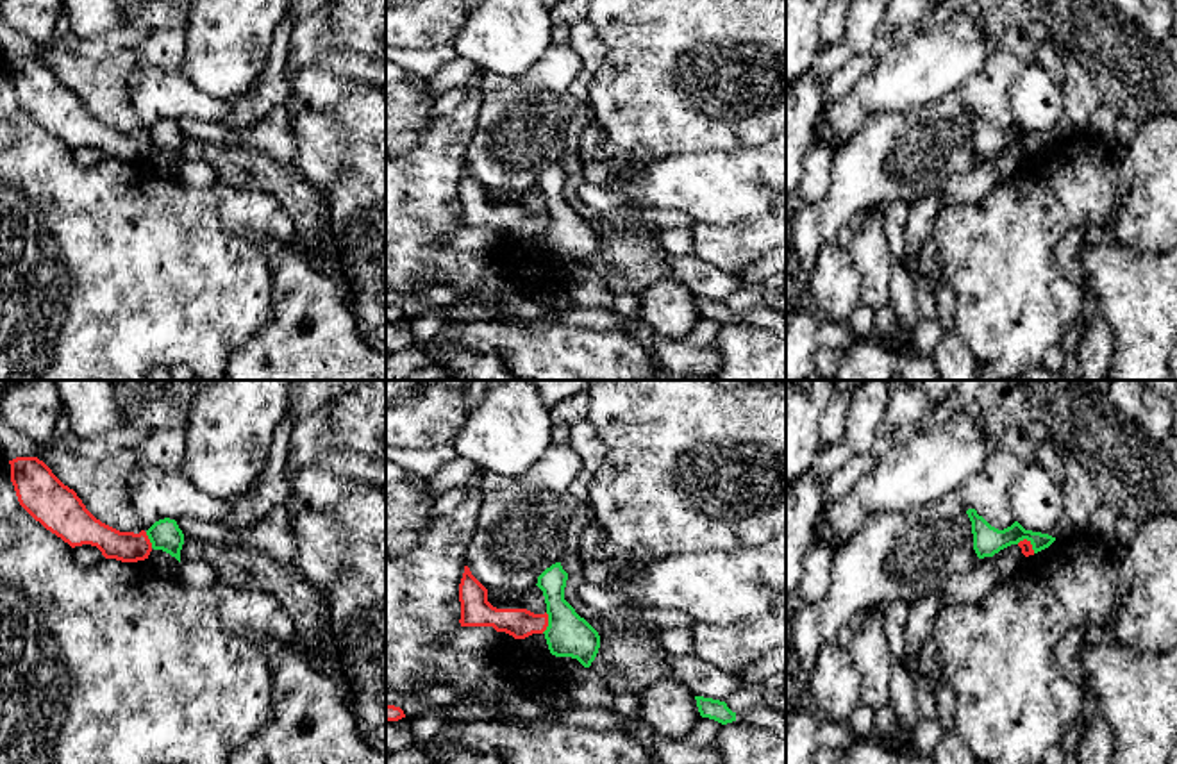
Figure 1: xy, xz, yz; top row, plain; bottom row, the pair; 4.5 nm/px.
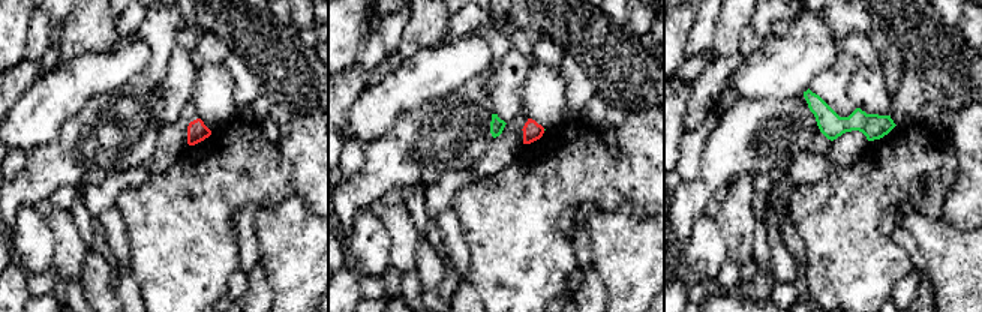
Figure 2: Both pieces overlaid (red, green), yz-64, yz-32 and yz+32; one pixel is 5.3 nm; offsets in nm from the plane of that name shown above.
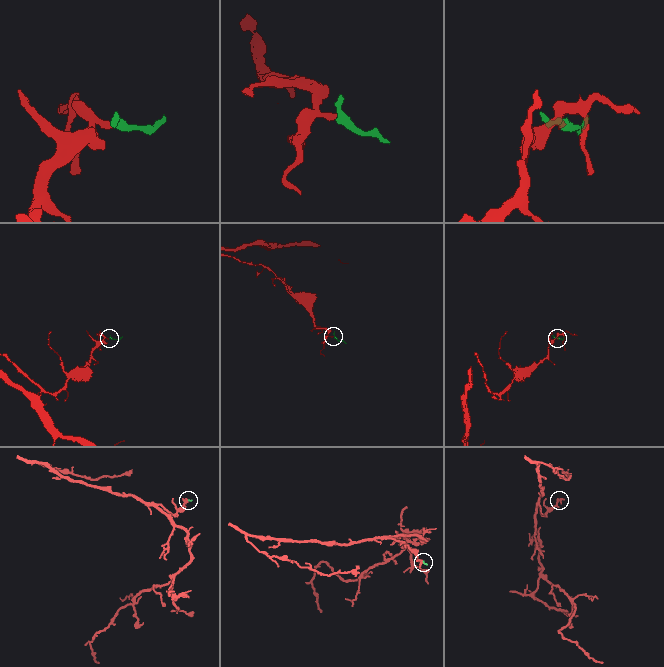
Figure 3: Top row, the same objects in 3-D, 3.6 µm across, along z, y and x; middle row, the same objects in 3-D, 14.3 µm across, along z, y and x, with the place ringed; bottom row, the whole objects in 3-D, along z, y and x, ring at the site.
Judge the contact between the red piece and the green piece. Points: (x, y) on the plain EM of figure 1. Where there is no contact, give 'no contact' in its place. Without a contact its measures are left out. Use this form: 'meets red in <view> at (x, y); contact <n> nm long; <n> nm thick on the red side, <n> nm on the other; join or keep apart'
meets red in xz at (547, 224); contact 100 nm long; 140 nm thick on the red side, 200 nm on the other; keep apart

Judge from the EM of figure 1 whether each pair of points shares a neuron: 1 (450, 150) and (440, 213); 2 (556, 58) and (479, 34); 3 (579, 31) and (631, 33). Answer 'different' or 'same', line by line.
1: same
2: different
3: different

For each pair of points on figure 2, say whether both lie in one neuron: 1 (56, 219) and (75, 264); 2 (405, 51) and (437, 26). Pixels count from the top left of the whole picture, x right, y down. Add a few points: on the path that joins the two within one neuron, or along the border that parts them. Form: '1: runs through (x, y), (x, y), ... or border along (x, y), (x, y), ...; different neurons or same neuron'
1: runs through (65, 230), (71, 254); same neuron
2: runs through (413, 44), (429, 27); same neuron

